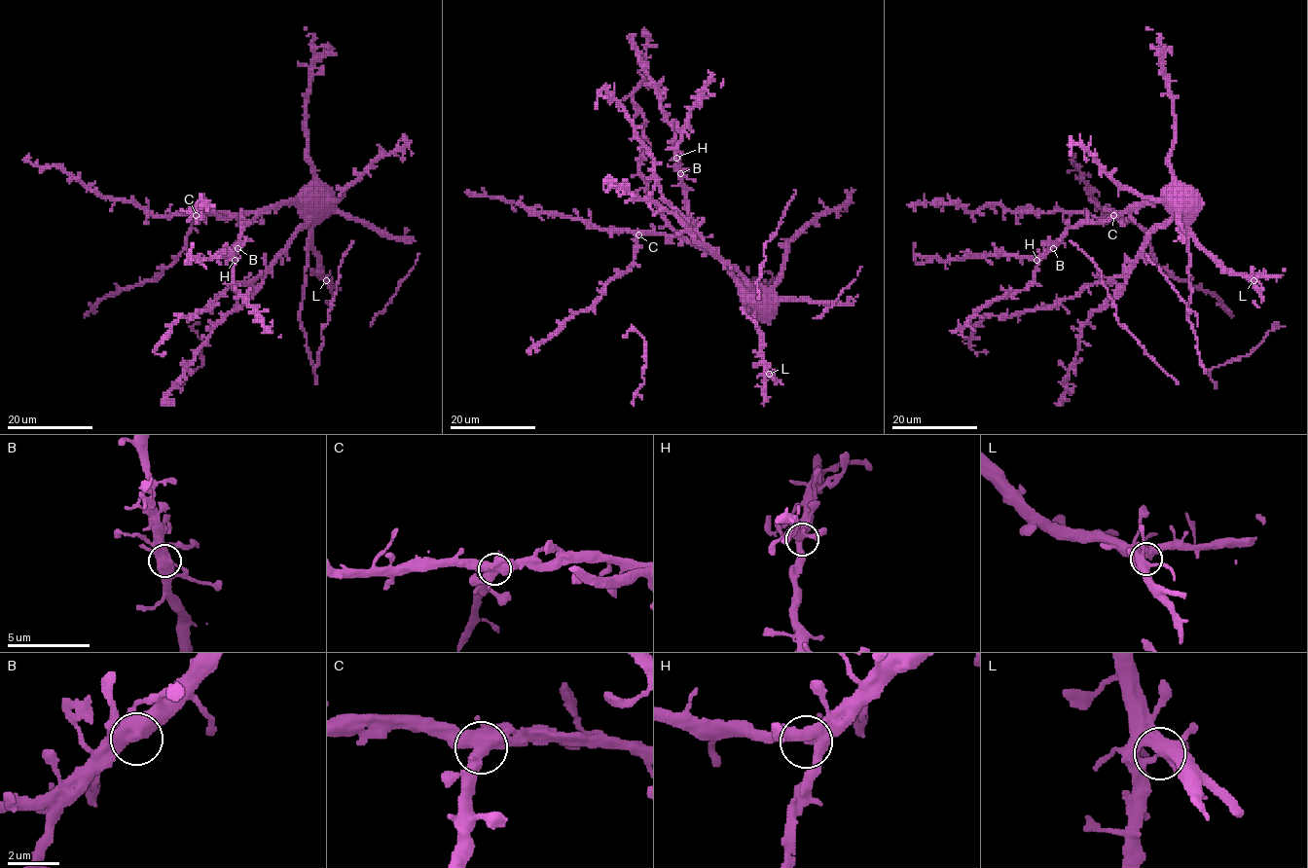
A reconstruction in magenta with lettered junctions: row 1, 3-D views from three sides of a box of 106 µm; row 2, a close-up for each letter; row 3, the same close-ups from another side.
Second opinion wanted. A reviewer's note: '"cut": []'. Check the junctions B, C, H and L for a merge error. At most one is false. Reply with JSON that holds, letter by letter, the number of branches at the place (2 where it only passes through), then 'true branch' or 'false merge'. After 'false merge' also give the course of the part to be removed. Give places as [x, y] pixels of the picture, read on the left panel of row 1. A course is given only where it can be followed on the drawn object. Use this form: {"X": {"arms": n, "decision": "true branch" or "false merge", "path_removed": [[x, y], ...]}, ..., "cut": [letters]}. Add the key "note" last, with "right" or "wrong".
{"B": {"arms": 5, "decision": "true branch"}, "C": {"arms": 6, "decision": "false merge", "path_removed": [[196, 215], [183, 251], [158, 277], [108, 294], [86, 315], [89, 316]]}, "H": {"arms": 6, "decision": "true branch"}, "L": {"arms": 7, "decision": "true branch"}, "cut": ["C"], "note": "wrong"}

